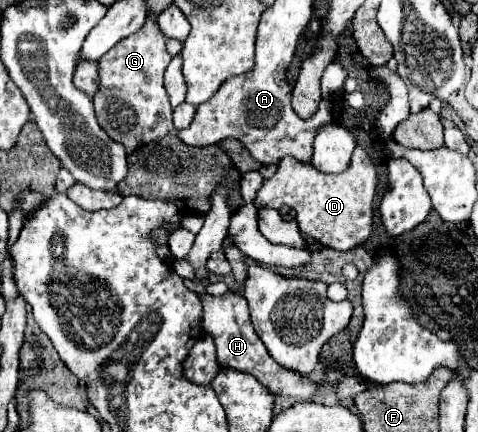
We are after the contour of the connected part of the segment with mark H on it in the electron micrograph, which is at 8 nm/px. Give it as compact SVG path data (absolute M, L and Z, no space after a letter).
M226 291L222 295L210 295L210 293L200 293L198 295L204 307L204 331L214 339L216 343L216 357L220 367L226 369L238 369L244 373L254 375L272 395L282 395L282 397L298 397L298 399L308 399L312 397L318 389L320 383L308 379L306 375L286 369L282 365L278 365L270 353L266 351L264 343L260 341L260 337L256 335L252 321L248 317L248 305L246 305L246 297L234 291Z

